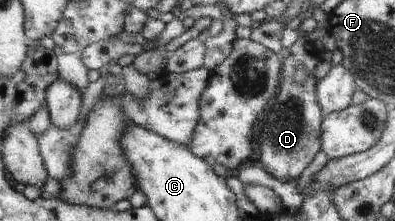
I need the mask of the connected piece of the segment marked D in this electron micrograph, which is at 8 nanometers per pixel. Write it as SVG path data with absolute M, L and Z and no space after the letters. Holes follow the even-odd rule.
M298 31L297 40L289 47L290 54L282 59L283 76L280 77L280 93L276 93L272 105L269 105L268 111L260 117L258 133L256 133L256 147L258 147L257 165L279 181L296 180L304 167L308 166L320 149L322 115L320 115L321 109L316 103L316 95L314 95L315 82L317 81L314 79L314 71L316 65L321 62L321 52L313 46L313 42L305 41L301 36L304 36L304 34ZM297 66L303 67L307 74L306 80L301 84L296 84L293 81L293 74Z

